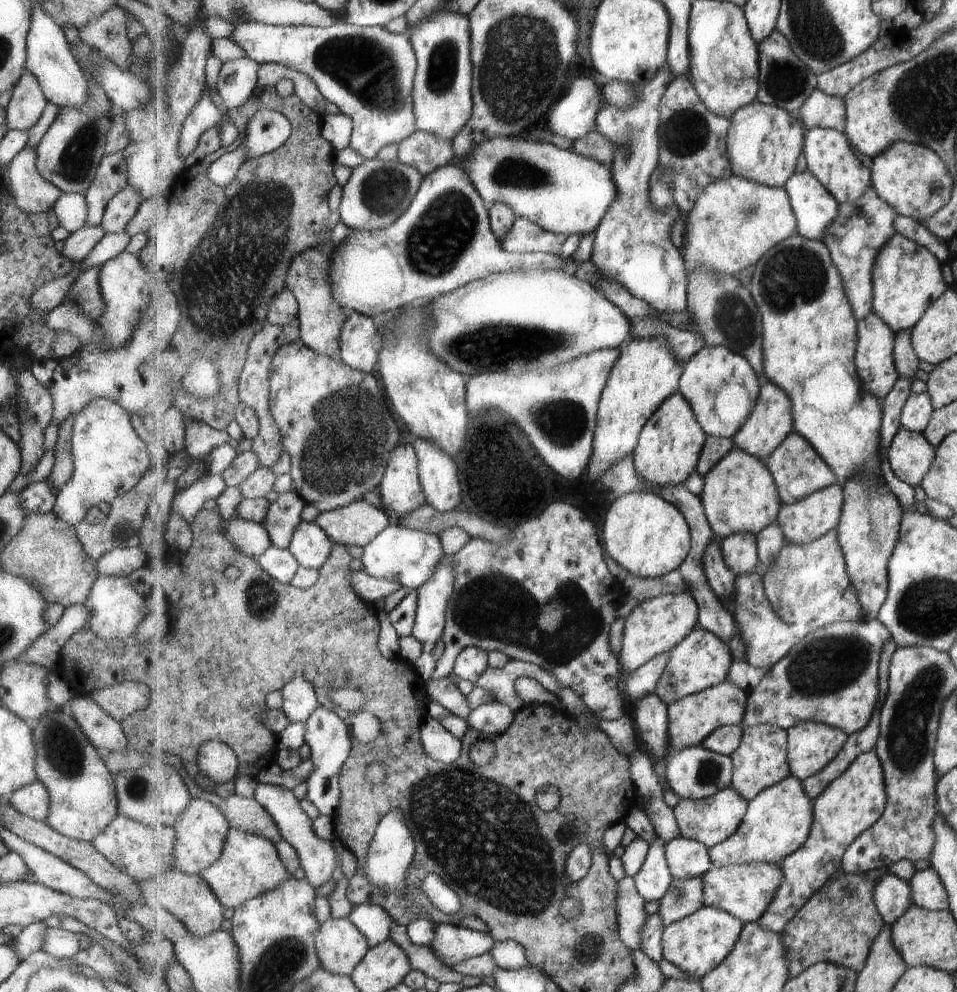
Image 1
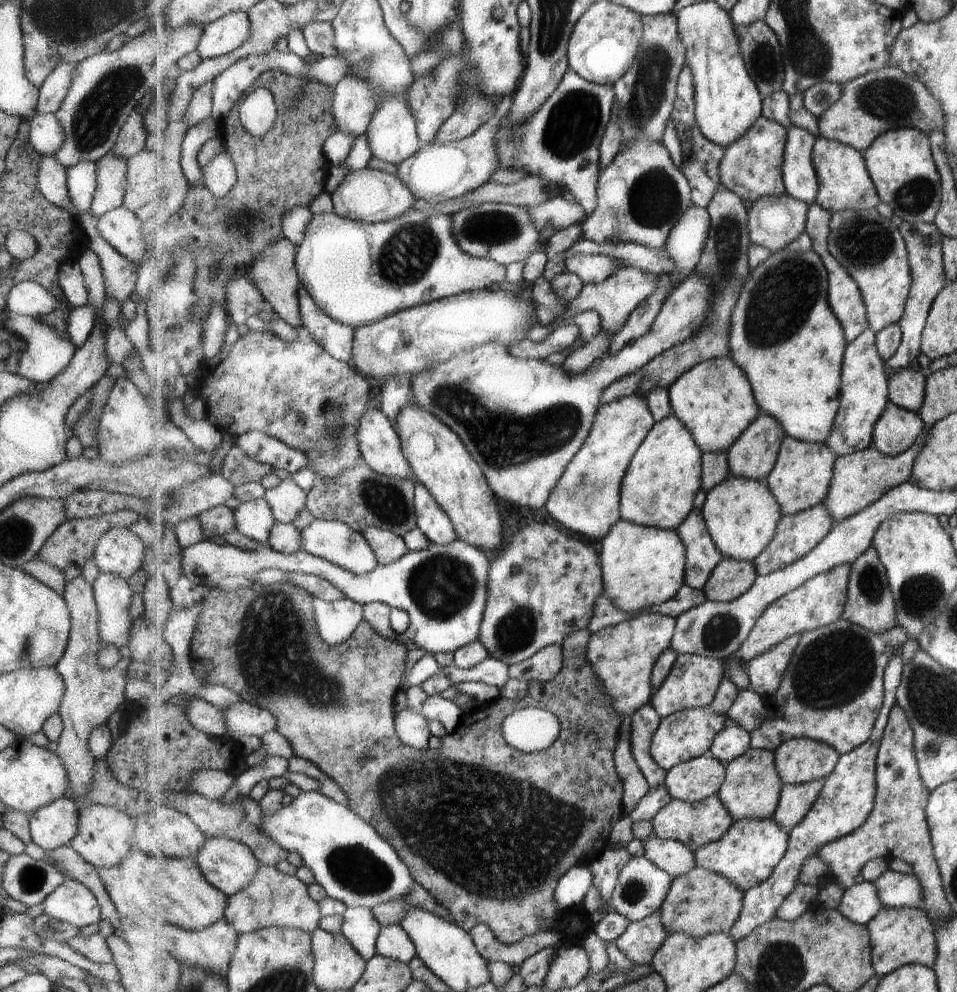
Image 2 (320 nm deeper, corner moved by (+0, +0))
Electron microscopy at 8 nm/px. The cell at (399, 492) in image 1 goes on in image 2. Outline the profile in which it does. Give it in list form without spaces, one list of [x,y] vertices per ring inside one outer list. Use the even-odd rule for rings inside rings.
[[[371,409],[361,418],[357,438],[363,459],[371,470],[397,480],[414,478],[413,467],[403,454],[402,439],[381,410]]]

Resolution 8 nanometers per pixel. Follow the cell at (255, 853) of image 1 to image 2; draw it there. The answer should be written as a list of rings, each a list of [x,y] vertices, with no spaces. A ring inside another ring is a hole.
[[[262,863],[253,882],[245,890],[227,896],[225,916],[226,920],[235,926],[239,935],[275,926],[297,928],[312,934],[320,928],[320,921],[323,918],[319,903],[311,898],[305,882],[296,875],[283,874],[275,866]]]

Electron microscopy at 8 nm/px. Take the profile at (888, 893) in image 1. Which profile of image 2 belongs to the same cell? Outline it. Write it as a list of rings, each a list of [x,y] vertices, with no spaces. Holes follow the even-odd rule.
[[[863,881],[846,888],[836,910],[843,912],[849,920],[862,926],[867,926],[871,920],[879,916],[879,912],[885,908],[879,890],[873,882]]]

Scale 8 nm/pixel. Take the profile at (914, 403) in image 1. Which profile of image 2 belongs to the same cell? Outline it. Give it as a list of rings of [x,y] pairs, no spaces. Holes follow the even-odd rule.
[[[913,368],[901,370],[890,376],[890,401],[897,406],[919,414],[925,404],[927,380]]]

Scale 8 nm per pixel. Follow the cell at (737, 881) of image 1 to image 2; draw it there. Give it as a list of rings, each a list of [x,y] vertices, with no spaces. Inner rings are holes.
[[[696,867],[688,874],[674,879],[671,891],[661,912],[663,926],[669,935],[683,932],[687,936],[703,938],[719,932],[731,933],[745,906],[745,892],[734,886],[725,876]]]

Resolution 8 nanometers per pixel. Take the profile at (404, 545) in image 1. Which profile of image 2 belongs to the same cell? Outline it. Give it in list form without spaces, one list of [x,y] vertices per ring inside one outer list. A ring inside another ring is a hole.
[[[315,519],[306,529],[301,531],[301,551],[309,552],[318,558],[337,564],[357,576],[365,576],[373,572],[377,566],[381,566],[381,560],[375,556],[375,552],[362,533],[356,532],[351,526],[339,520]]]

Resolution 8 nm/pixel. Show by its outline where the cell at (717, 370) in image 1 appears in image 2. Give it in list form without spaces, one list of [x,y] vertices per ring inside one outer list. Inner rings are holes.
[[[722,357],[714,359],[712,362],[706,364],[703,362],[698,366],[695,366],[692,370],[689,370],[683,377],[680,377],[669,389],[670,402],[674,411],[674,414],[691,430],[695,442],[698,443],[702,452],[720,452],[721,450],[729,451],[731,446],[738,442],[739,436],[753,424],[753,422],[763,412],[758,404],[758,400],[755,399],[754,388],[751,387],[750,379],[747,378],[747,374],[739,367],[737,362],[731,357]],[[715,364],[717,368],[723,370],[725,378],[719,386],[711,386],[706,378],[706,372],[708,365]]]

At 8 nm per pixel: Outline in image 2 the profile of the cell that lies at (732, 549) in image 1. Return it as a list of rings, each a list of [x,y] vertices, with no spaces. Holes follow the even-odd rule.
[[[723,558],[703,591],[712,602],[732,602],[744,596],[759,576],[757,566],[751,560]]]

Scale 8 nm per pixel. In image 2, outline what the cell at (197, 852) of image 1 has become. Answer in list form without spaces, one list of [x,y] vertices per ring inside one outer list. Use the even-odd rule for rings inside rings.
[[[227,836],[207,837],[205,846],[197,854],[196,862],[206,880],[226,896],[245,890],[253,882],[261,864],[247,844],[231,840]]]

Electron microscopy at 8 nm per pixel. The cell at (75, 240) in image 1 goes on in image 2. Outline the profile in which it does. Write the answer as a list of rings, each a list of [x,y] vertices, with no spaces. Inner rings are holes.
[[[111,151],[96,161],[96,186],[91,198],[90,210],[97,218],[120,207],[125,192],[126,160],[113,156]]]

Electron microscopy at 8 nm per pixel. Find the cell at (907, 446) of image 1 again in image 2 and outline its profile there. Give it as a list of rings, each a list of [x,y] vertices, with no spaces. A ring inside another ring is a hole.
[[[891,401],[883,417],[877,422],[873,446],[890,457],[904,454],[919,441],[925,428],[919,414]]]

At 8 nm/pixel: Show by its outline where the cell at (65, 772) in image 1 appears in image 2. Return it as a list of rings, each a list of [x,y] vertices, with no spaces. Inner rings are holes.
[[[86,804],[78,810],[77,832],[69,840],[68,846],[73,848],[84,862],[94,868],[117,867],[117,864],[133,849],[134,822],[131,813],[123,813],[117,808]]]

